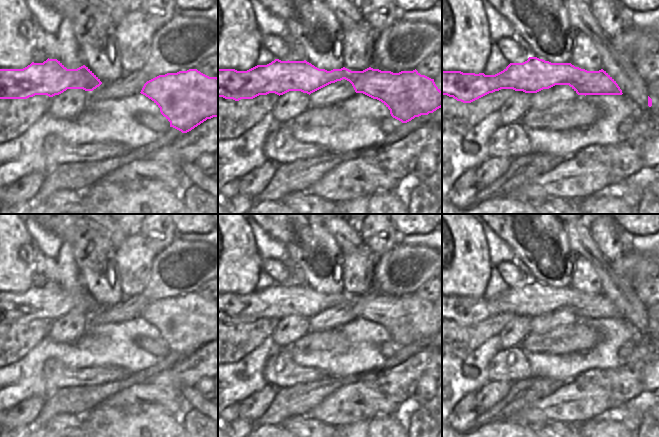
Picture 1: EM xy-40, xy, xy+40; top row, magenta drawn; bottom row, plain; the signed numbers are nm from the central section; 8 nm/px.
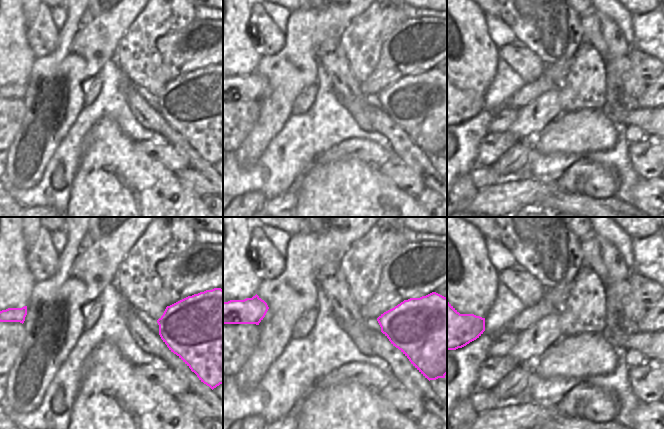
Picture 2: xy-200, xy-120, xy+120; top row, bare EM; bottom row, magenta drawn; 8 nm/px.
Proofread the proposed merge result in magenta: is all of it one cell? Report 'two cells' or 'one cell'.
one cell

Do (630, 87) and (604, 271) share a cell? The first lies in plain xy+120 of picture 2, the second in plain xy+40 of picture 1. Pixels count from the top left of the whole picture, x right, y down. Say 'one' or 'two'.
one

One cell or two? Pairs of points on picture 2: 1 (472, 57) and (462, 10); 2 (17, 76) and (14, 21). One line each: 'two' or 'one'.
1: one
2: one

